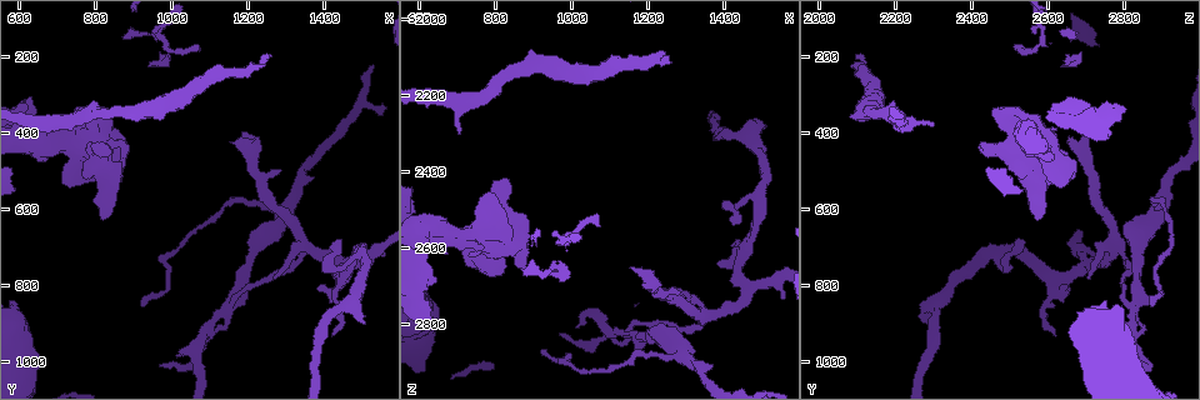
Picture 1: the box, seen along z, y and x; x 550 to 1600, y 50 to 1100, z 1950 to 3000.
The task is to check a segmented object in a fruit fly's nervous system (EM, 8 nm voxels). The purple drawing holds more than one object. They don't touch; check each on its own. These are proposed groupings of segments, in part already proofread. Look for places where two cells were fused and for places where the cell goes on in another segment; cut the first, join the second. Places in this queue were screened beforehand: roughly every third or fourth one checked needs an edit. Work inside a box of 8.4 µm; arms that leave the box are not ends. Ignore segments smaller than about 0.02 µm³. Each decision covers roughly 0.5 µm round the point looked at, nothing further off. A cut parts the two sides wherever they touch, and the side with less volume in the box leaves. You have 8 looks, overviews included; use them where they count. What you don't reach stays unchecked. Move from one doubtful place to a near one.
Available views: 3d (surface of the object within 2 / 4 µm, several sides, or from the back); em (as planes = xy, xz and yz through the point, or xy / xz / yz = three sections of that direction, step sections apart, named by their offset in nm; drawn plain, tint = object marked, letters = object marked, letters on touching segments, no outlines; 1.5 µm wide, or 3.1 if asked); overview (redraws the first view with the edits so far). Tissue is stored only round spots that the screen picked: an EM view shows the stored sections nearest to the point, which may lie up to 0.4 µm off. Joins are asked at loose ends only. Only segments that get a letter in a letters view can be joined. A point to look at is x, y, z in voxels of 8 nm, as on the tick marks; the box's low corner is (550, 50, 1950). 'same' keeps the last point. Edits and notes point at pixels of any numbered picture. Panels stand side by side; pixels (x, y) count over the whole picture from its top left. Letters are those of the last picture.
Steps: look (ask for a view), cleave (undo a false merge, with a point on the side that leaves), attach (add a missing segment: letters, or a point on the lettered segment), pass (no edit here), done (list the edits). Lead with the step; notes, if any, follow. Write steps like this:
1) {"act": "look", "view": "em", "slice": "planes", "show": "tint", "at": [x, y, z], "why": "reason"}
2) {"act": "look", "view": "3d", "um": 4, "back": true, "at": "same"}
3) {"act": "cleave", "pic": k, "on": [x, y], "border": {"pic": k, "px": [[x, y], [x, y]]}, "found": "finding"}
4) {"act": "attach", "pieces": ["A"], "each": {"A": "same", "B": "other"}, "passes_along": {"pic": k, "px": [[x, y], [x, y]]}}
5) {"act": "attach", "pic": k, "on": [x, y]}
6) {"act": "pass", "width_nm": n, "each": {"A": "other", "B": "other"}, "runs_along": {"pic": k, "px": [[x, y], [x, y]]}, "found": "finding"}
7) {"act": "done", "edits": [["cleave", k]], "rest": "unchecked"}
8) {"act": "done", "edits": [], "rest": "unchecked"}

{"act": "look", "view": "em", "slice": "planes", "show": "letters", "at": [815, 630, 2570]}

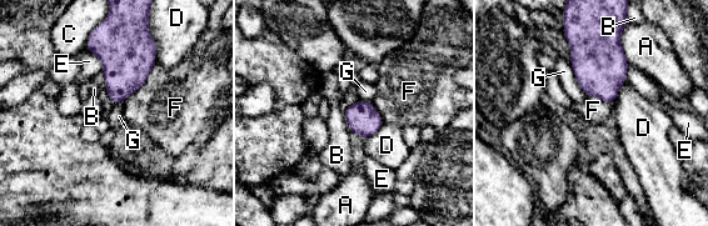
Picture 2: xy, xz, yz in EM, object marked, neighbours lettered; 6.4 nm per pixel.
{"act": "pass", "each": {"A": "other", "B": "other", "C": "other", "D": "other", "E": "other", "F": "other", "G": "other"}, "border": {"pic": 2, "px": [[569, 61], [579, 88], [587, 95]]}, "found": "no lettered segment goes on from it"}

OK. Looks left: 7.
{"act": "look", "view": "3d", "um": 4, "at": [625, 345, 2810]}

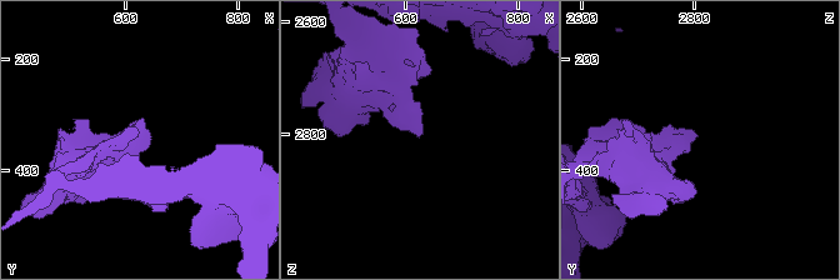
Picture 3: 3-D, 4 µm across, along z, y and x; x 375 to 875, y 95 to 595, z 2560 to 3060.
{"act": "look", "view": "em", "slice": "xz", "step": 8, "show": "letters", "at": [620, 340, 2800]}

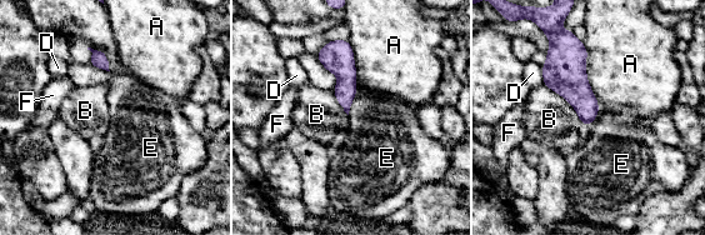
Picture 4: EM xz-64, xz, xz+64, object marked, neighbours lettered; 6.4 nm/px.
{"act": "pass", "longest_contact_nm": ["A", 440], "each": {"A": "other", "B": "other", "D": "other", "E": "other", "F": "other"}, "found": "none of them fits"}

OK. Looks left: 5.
{"act": "look", "view": "em", "slice": "yz", "step": 8, "show": "letters", "at": [1255, 195, 2105], "why": "end of a long branch"}

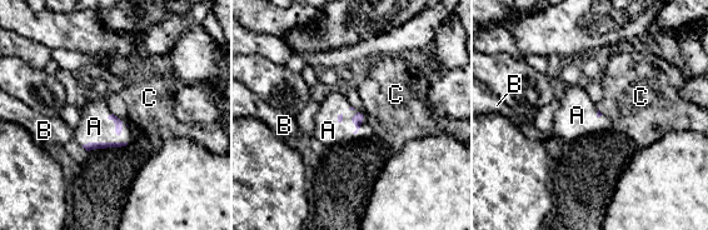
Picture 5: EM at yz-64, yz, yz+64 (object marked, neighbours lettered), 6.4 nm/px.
{"act": "attach", "pieces": ["A"], "each": {"A": "same", "B": "other", "C": "other"}, "found": "it goes on there"}

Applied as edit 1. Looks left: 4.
{"act": "done", "edits": [["attach", 5]], "rest": "unchecked"}

